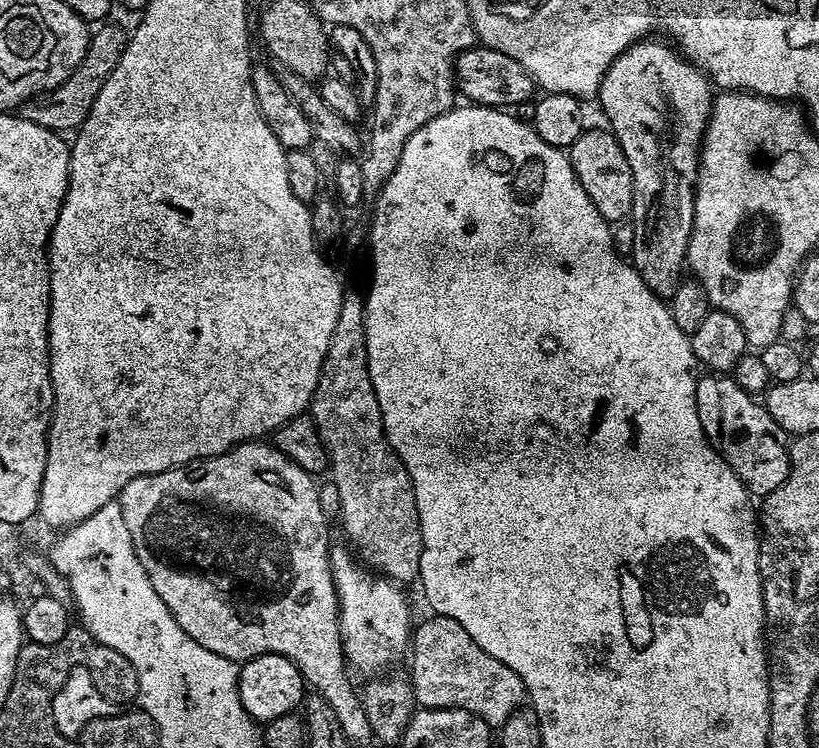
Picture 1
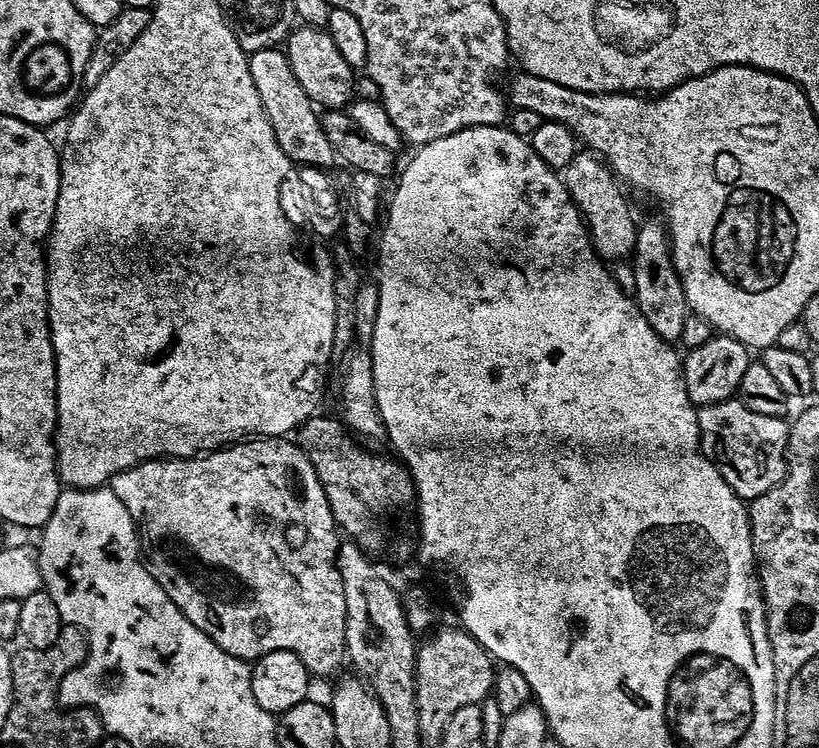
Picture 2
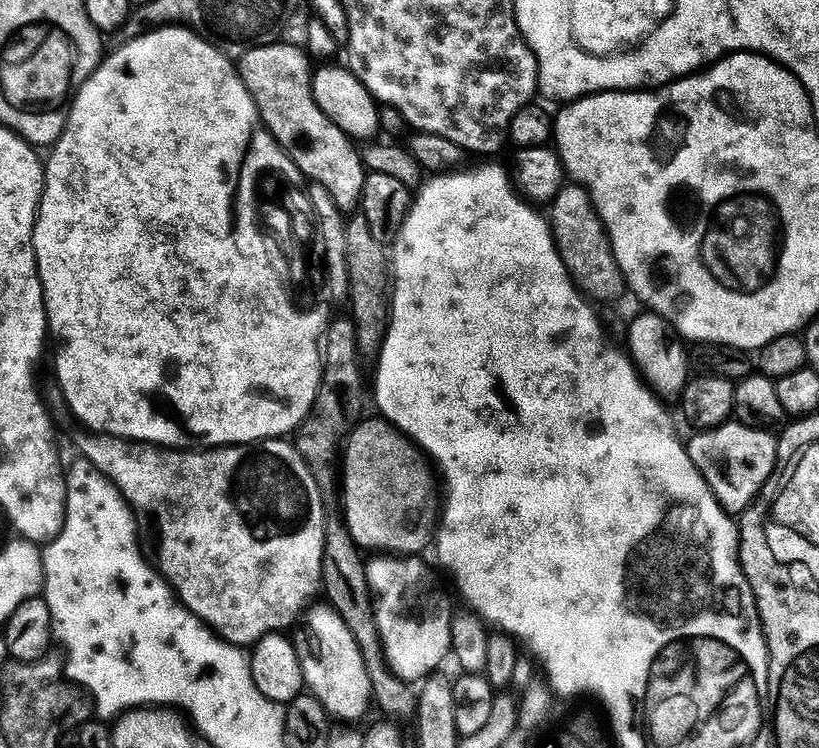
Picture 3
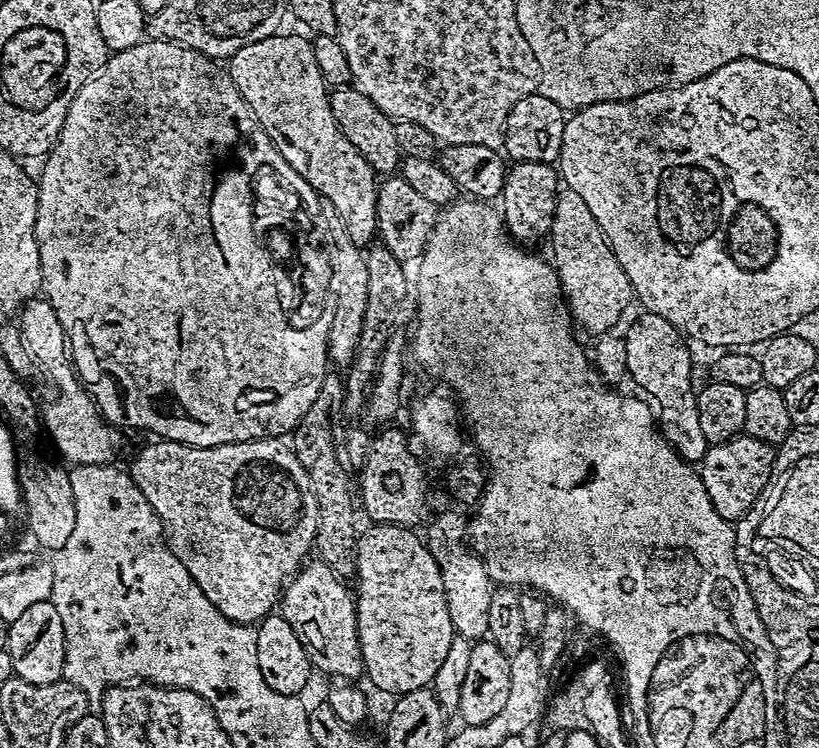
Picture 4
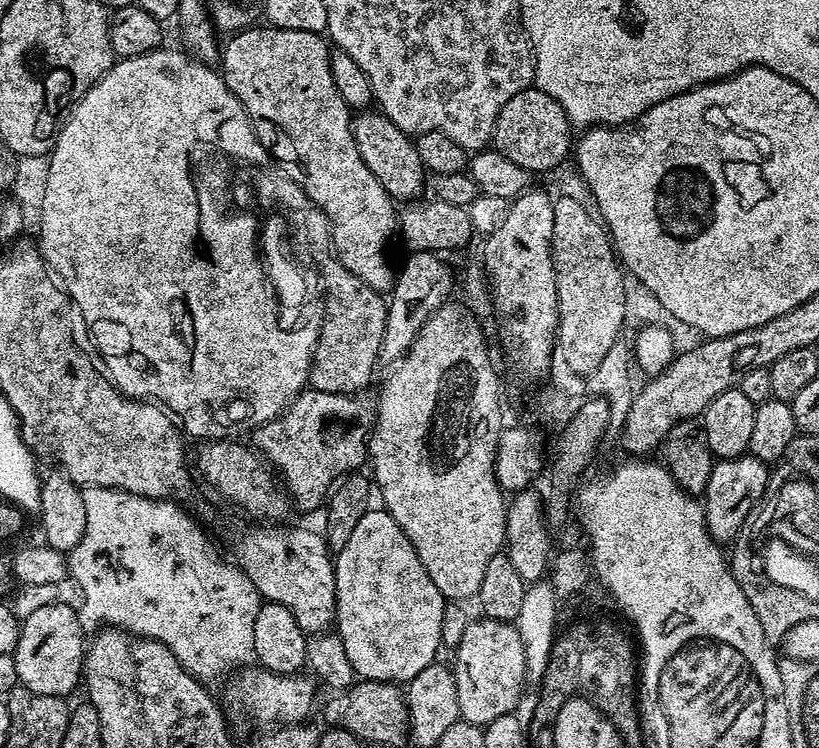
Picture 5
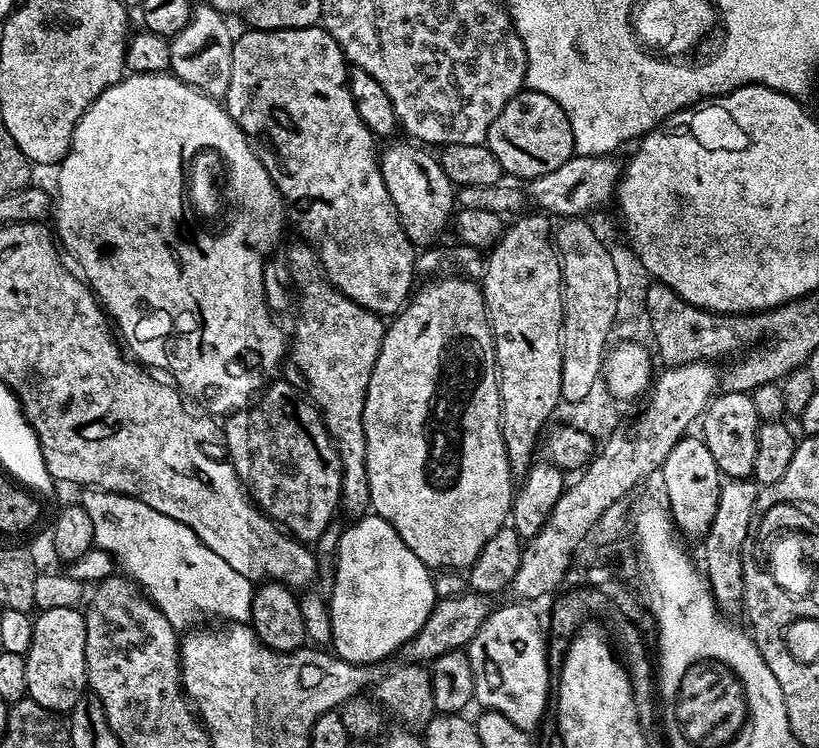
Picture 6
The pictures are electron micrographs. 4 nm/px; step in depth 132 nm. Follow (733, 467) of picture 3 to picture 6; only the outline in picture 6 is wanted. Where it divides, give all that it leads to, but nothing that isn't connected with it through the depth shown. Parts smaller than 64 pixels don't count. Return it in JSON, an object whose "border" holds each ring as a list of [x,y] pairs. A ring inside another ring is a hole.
{"border":[[[749,478],[746,480],[728,480],[721,483],[720,497],[718,498],[718,510],[714,510],[714,522],[710,526],[710,530],[704,536],[702,541],[702,547],[704,547],[704,564],[702,560],[702,568],[706,573],[706,579],[708,581],[708,587],[712,589],[712,596],[716,599],[716,606],[720,609],[721,613],[729,614],[728,612],[740,612],[744,603],[744,579],[742,578],[742,546],[746,542],[746,534],[750,530],[750,522],[753,520],[753,516],[756,512],[756,493],[758,491],[758,485],[755,480]]]}

